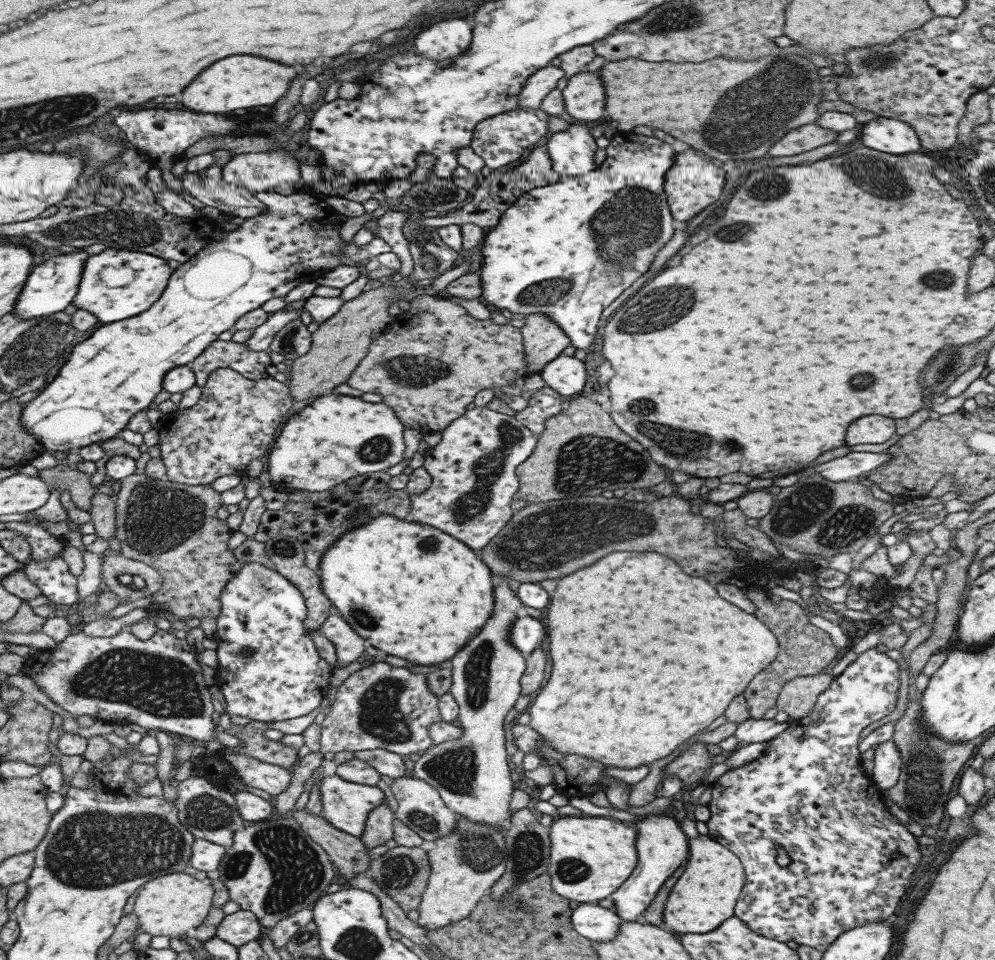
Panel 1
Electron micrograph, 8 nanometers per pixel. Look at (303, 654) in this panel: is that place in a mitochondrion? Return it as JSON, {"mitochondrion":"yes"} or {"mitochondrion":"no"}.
{"mitochondrion":"no"}

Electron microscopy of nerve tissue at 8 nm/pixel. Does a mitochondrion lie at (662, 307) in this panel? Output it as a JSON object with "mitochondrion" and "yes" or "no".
{"mitochondrion":"yes"}

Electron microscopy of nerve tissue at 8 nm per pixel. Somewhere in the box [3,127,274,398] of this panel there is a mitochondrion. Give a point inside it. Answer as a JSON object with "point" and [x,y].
{"point":[123,234]}

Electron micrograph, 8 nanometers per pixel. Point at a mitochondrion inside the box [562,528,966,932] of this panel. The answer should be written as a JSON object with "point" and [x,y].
{"point":[924,786]}

